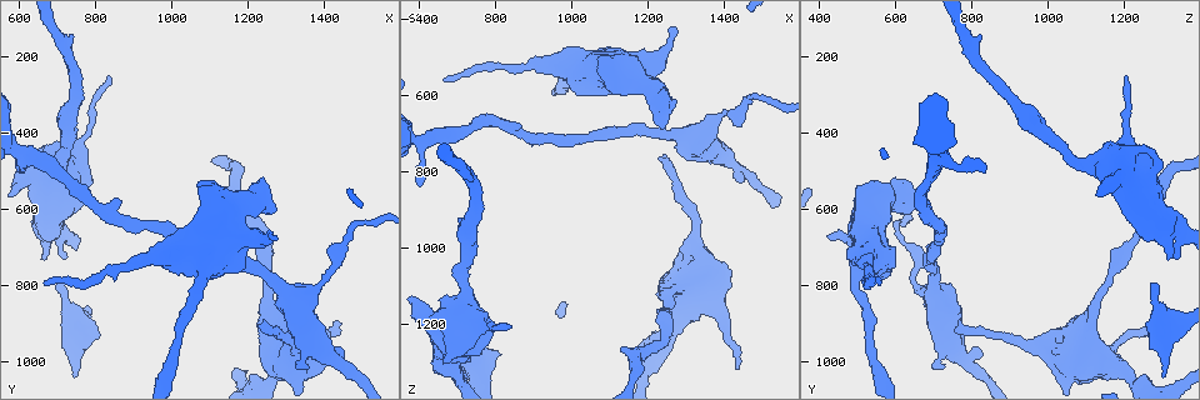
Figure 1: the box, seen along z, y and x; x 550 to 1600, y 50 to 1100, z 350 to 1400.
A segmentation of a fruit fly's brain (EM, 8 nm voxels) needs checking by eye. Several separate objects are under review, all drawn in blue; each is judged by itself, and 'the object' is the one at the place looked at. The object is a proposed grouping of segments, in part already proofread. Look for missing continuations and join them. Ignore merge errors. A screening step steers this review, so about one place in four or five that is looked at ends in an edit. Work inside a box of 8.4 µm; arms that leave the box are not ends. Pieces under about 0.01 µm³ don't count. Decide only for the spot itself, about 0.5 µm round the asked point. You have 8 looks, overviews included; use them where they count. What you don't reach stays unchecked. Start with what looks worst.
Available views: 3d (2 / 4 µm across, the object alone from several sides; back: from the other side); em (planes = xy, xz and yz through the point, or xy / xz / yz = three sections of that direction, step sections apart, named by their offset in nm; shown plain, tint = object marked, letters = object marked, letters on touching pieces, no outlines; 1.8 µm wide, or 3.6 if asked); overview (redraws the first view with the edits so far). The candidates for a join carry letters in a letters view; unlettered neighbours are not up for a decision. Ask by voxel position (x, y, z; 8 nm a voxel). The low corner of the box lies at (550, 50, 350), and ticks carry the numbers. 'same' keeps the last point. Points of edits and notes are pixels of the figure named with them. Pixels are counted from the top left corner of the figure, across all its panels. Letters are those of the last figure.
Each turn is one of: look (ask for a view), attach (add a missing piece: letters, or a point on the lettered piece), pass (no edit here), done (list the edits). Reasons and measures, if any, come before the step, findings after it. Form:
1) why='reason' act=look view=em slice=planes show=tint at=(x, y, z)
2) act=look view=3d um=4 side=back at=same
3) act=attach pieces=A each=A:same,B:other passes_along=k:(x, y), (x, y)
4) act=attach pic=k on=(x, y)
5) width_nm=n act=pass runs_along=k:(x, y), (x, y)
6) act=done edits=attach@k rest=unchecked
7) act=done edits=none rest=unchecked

why='free end' act=look view=em slice=planes show=letters at=(835, 255, 1210)

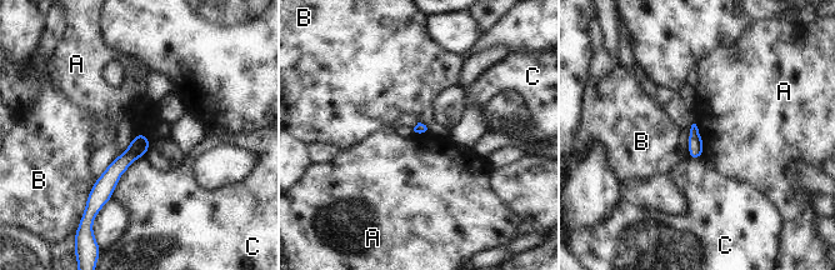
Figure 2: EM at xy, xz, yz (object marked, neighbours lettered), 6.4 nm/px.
width_nm=70 act=pass each=A:other,B:other,C:other runs_along=2:(144, 139), (113, 173), (100, 196) found='no lettered piece goes on from it'

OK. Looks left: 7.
why='an open end' act=look view=em slice=yz step=16 show=tint at=(705, 790, 1275)

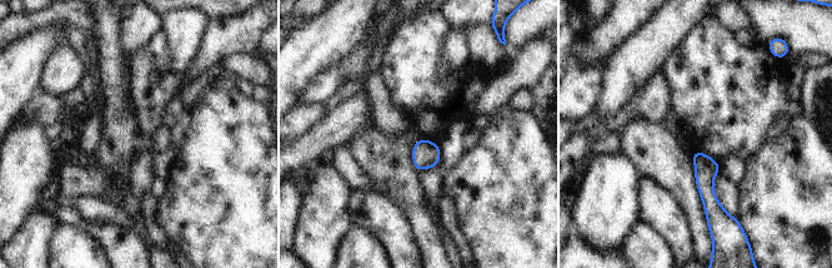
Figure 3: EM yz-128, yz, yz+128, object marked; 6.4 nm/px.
why='cut it another way' act=look view=em slice=planes show=letters at=same

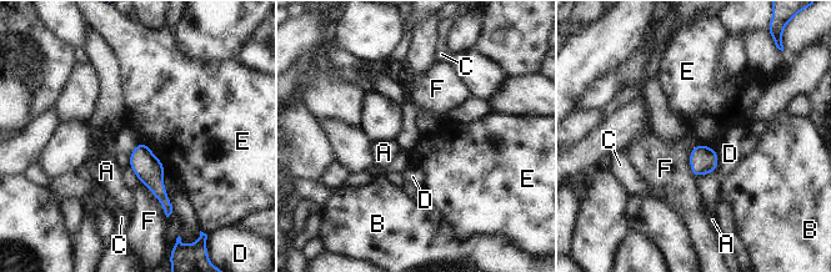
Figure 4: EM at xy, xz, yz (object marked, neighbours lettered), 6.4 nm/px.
width_nm=170 act=pass each=A:other,B:other,C:other,D:other,E:other,F:other found='none of them fits'

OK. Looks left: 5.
why='branch stops here' act=look view=3d um=2 at=(1335, 1020, 710)

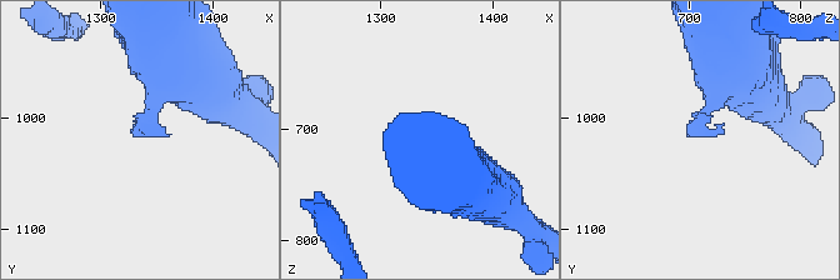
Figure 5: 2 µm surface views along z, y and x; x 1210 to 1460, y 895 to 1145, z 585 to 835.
why='now the EM' act=look view=em slice=xy step=16 show=tint at=(1332, 1020, 714)

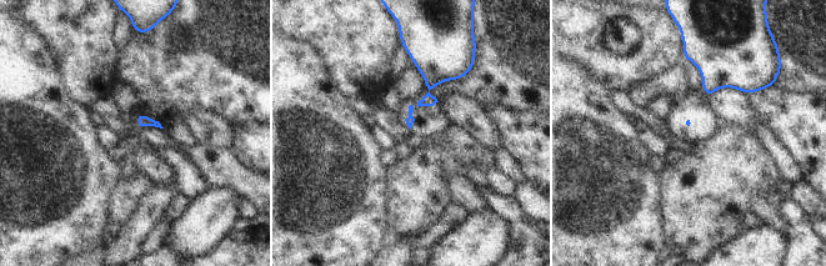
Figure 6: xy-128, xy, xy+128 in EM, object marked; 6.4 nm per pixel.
act=look view=em slice=xy step=16 show=letters at=same

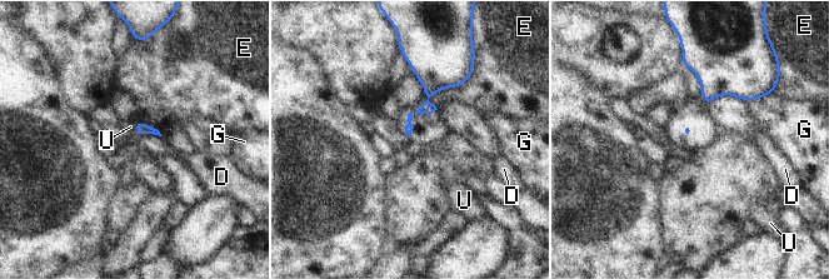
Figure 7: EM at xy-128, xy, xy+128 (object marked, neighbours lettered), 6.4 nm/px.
act=pass each=D:other,E:other,G:other,U:other border=7:(136, 124), (139, 131) found='no lettered piece goes on from it'

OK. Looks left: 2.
act=done edits=none rest=unchecked

